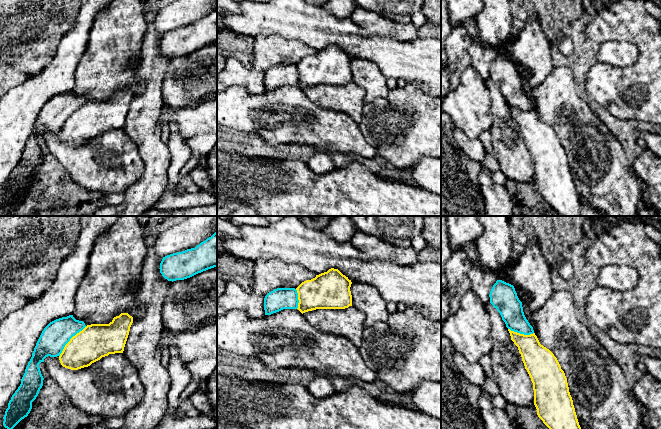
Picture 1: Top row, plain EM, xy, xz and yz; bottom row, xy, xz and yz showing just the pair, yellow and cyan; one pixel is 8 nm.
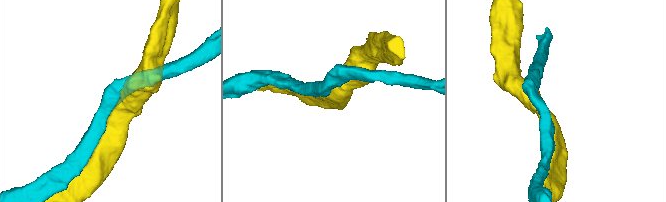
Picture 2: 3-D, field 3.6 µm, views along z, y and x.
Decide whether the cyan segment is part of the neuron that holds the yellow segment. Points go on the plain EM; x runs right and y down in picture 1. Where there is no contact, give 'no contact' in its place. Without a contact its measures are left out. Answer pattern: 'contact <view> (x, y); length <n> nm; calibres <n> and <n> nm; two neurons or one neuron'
contact xy (70, 116); length 340 nm; calibres 280 and 220 nm; two neurons

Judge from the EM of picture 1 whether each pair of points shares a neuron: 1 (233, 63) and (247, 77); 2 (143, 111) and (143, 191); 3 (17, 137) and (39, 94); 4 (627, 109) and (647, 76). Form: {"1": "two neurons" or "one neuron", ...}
{"1": "one neuron", "2": "one neuron", "3": "one neuron", "4": "one neuron"}

